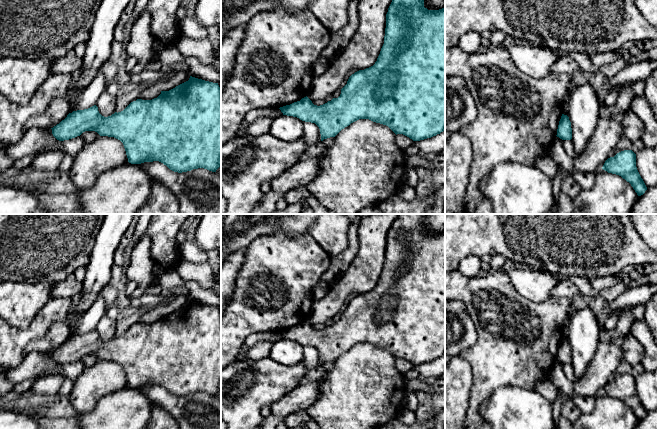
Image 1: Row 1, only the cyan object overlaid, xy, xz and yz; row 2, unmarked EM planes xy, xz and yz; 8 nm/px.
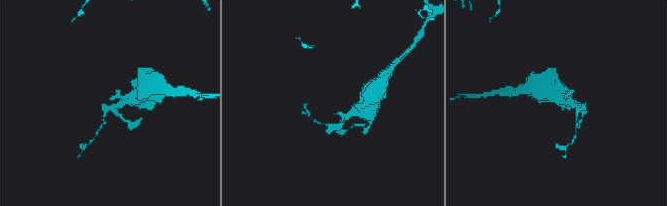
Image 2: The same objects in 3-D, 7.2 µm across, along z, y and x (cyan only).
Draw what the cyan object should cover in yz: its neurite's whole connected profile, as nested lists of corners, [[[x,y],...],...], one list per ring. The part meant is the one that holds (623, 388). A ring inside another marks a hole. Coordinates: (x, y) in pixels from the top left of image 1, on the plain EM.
[[[624,374],[617,377],[614,381],[608,382],[603,391],[608,397],[621,400],[631,408],[638,420],[647,414],[636,391],[636,378],[632,374]]]

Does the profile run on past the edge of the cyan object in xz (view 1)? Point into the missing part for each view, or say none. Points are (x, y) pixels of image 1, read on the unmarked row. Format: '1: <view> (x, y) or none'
1: none

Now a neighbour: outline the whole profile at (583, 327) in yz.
[[[589,308],[573,310],[566,325],[572,352],[575,380],[581,378],[593,359],[599,341],[600,327],[595,313]]]

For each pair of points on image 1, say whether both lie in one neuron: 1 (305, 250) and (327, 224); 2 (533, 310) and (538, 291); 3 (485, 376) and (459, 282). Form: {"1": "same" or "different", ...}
{"1": "different", "2": "different", "3": "same"}

